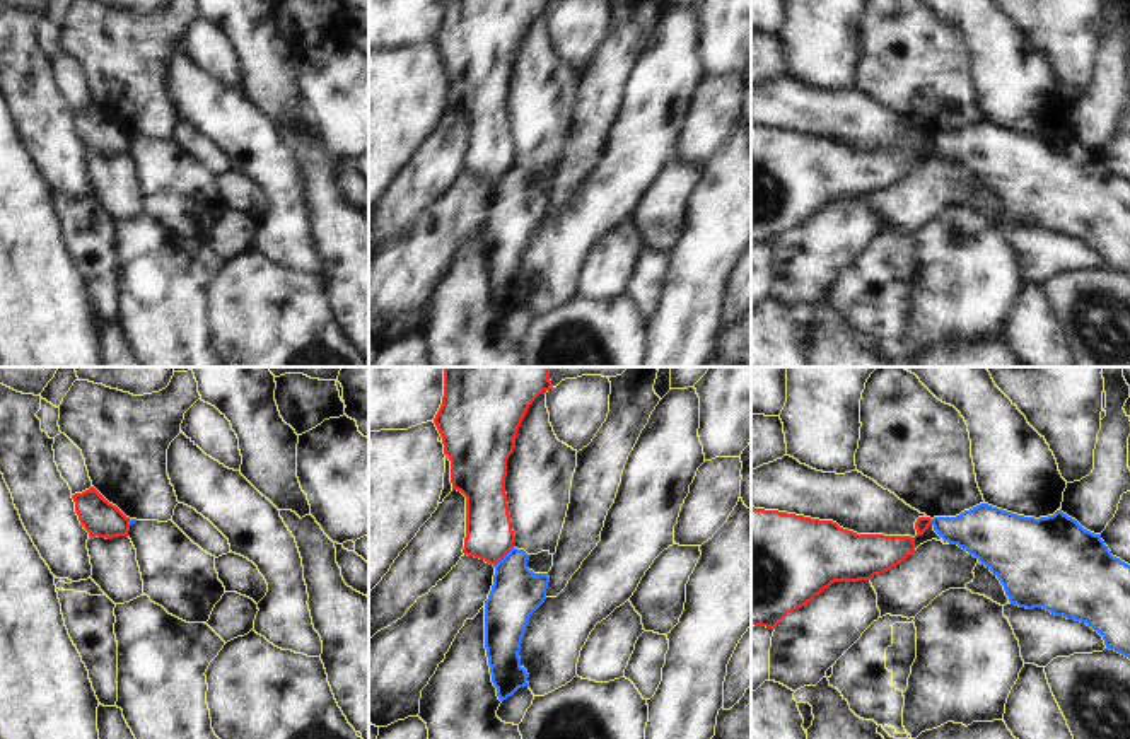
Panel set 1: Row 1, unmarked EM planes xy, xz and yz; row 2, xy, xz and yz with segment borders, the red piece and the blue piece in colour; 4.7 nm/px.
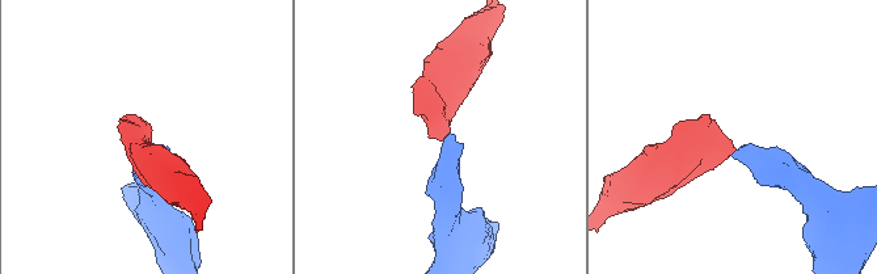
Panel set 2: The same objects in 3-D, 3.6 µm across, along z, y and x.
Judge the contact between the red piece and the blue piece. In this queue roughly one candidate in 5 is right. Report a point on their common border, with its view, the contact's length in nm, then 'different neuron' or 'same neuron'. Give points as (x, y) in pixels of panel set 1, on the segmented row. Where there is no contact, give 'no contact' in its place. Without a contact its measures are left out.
meets red in xz at (502, 557); contact 130 nm long; different neuron

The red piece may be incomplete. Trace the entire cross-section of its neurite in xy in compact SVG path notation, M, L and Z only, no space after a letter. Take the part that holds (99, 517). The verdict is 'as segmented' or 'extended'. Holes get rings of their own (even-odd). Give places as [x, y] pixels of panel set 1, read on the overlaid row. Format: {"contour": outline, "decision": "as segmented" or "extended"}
{"contour": "M94 486L82 493L72 495L75 512L89 536L113 539L128 536L130 517L116 505L109 503Z", "decision": "as segmented"}

